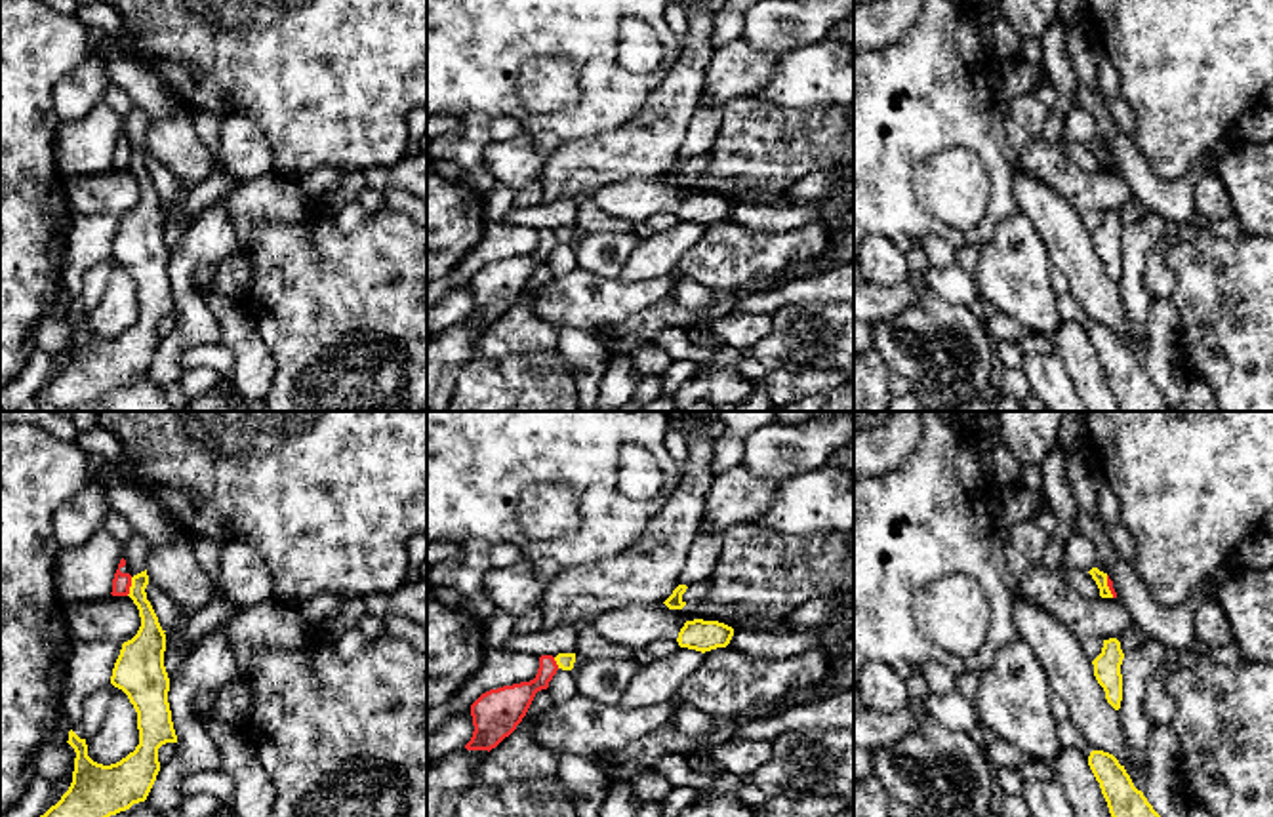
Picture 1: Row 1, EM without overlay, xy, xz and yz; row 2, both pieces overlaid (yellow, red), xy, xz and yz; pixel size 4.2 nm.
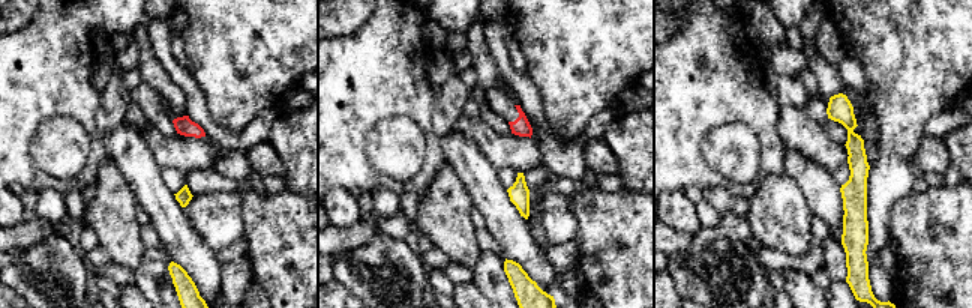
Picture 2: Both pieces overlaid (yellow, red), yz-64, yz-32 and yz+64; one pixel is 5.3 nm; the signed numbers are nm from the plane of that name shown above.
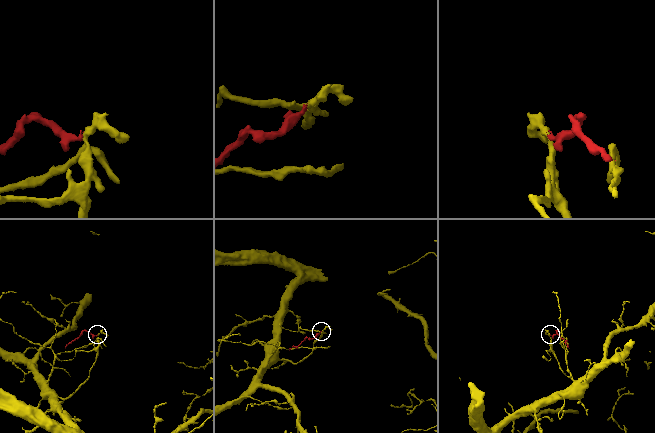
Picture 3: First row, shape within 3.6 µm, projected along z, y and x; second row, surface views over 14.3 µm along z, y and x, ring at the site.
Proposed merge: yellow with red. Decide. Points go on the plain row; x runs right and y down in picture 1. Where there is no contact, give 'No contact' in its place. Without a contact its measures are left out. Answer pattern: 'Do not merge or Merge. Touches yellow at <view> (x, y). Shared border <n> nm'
Do not merge. Touches yellow at xy (130, 160). Shared border 80 nm

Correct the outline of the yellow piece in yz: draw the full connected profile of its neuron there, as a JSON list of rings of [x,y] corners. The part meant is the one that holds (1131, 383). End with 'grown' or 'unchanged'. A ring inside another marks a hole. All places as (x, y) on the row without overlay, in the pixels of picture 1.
[[[1092,324],[1088,339],[1100,356],[1109,387],[1121,411],[1170,411],[1161,389],[1138,364],[1119,333],[1103,324]]]; unchanged

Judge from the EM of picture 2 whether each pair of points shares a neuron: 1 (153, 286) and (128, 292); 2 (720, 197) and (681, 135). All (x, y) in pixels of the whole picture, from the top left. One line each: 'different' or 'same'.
1: different
2: different

